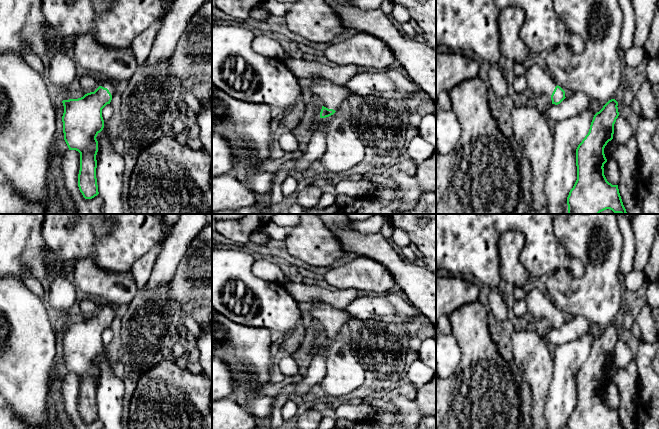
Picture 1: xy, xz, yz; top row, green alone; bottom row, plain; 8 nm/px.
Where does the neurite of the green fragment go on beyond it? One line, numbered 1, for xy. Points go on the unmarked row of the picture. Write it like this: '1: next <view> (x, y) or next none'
1: next xy (112, 312)

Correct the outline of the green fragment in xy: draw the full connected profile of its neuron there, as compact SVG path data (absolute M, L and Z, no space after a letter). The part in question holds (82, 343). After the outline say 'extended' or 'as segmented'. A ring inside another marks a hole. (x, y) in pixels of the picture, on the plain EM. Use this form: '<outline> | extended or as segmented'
M100 303L100 310L78 323L63 324L62 340L64 364L69 374L80 377L78 411L85 423L99 418L96 392L97 359L104 352L102 333L110 328L119 310Z | extended

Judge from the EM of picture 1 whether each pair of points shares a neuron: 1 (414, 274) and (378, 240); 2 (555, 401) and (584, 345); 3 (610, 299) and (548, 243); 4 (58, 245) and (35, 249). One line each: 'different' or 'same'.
1: same
2: same
3: different
4: different

